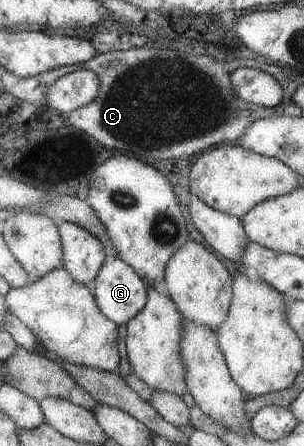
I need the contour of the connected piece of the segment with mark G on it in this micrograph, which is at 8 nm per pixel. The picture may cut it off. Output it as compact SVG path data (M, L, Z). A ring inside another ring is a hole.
M110 254L103 261L98 275L91 282L91 290L99 309L118 325L120 323L126 324L131 317L142 311L147 301L147 285L143 281L143 278L127 262L113 254Z

